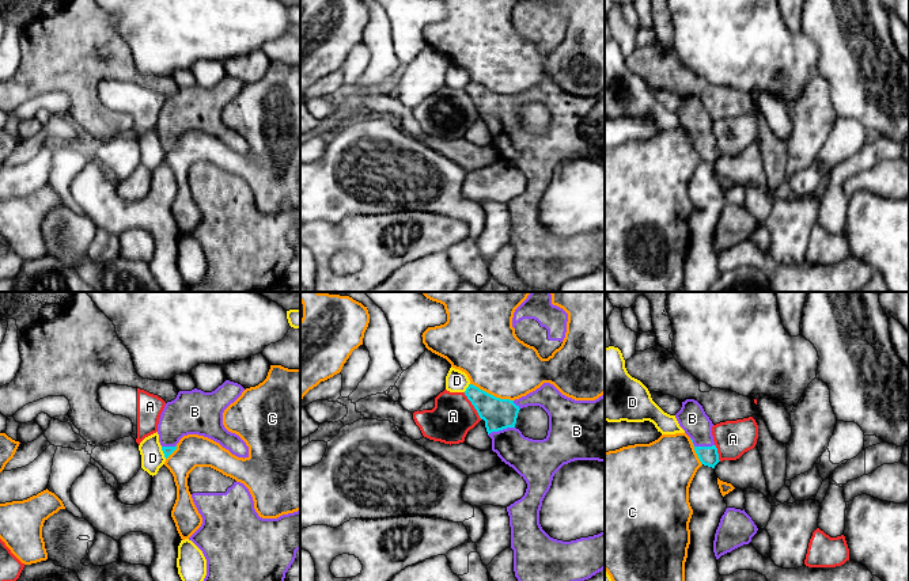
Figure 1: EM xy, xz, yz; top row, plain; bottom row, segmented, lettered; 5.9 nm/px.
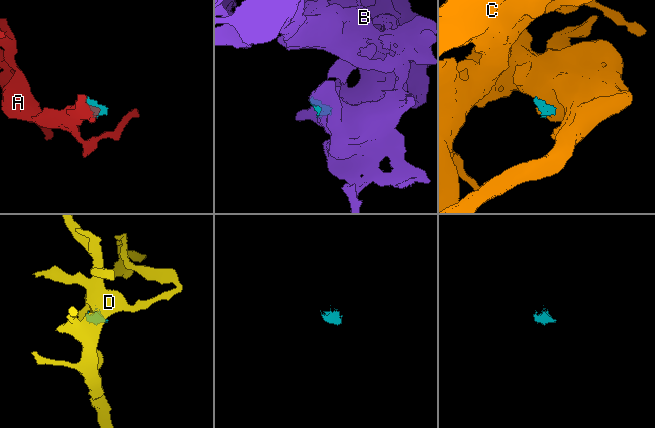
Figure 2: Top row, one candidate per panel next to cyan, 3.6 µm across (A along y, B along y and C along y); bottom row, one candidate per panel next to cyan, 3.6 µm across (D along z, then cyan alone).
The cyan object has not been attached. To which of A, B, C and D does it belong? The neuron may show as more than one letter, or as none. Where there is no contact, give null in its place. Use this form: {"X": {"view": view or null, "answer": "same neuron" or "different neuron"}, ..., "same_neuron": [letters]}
{"A": {"view": "xz", "answer": "different neuron"}, "B": {"view": "yz", "answer": "same neuron"}, "C": {"view": "xz", "answer": "different neuron"}, "D": {"view": "xy", "answer": "different neuron"}, "same_neuron": ["B"]}

